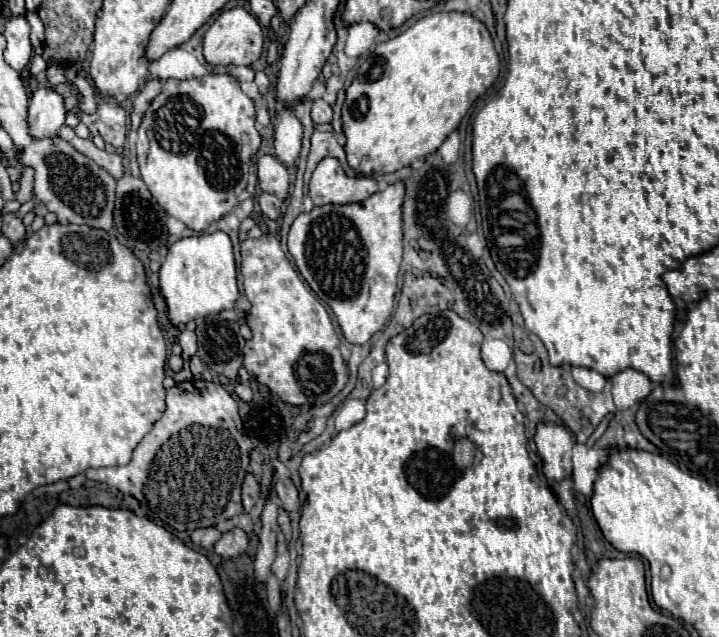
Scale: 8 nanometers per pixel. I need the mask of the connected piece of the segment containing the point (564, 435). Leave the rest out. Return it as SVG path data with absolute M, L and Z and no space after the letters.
M537 424L535 444L543 460L543 474L549 480L563 480L571 476L571 450L575 440L565 426Z

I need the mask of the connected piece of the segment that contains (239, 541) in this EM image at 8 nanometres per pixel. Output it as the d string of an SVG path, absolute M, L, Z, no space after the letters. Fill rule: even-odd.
M233 528L221 536L221 540L215 544L215 552L225 558L235 558L247 550L247 534L241 528Z

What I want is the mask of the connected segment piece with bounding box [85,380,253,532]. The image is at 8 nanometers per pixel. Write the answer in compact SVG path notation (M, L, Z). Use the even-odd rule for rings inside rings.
M191 380L167 390L167 410L139 442L129 464L91 468L85 476L135 496L175 530L191 532L243 512L241 484L251 450L253 444L243 434L243 422L231 394L219 382Z

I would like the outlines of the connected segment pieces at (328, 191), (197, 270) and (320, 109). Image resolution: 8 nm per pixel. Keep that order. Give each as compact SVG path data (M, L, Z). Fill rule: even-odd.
M323 158L309 182L309 196L315 206L363 202L377 192L377 182L367 176L349 178L337 158Z
M225 232L201 234L193 238L181 238L173 246L161 264L159 286L167 302L169 320L179 326L199 316L217 314L235 306L239 298L237 268L233 258L233 244Z
M323 98L313 100L311 118L313 118L315 124L329 124L331 122L331 106Z

